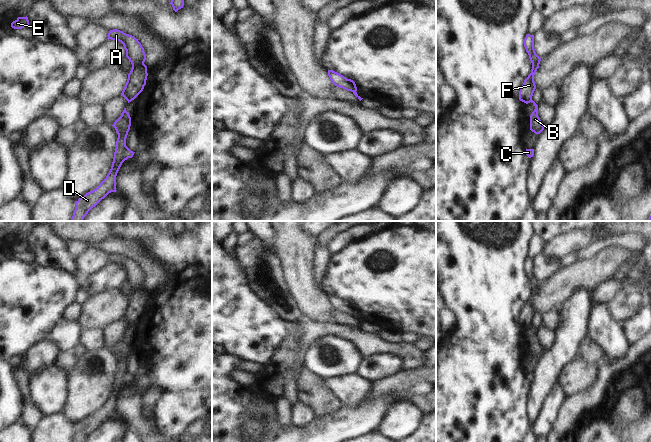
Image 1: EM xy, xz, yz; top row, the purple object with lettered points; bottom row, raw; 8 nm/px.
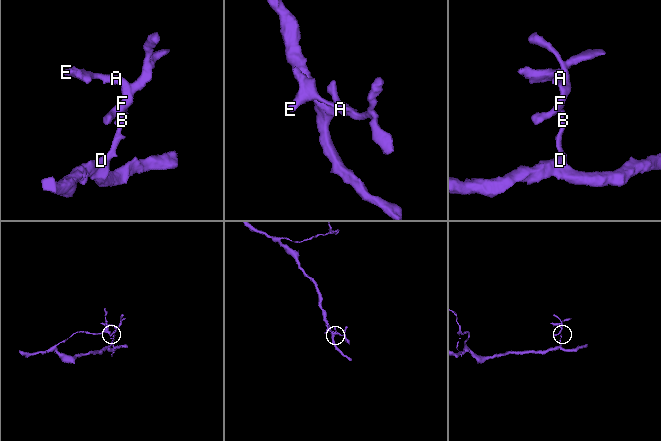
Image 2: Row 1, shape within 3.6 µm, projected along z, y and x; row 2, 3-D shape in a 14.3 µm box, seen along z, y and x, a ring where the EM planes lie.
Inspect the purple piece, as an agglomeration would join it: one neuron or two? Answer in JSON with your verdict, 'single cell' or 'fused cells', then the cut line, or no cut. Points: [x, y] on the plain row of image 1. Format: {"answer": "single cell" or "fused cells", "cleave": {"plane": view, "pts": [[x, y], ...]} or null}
{"answer": "fused cells", "cleave": {"plane": "yz", "pts": [[531, 323], [529, 325]]}}

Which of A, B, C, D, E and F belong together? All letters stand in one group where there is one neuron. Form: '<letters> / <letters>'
A E F / B C D

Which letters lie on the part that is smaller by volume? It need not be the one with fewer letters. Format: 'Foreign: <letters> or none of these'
Foreign: A, E, F

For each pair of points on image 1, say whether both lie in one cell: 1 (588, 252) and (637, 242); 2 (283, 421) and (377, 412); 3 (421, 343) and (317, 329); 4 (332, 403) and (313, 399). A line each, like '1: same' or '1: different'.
1: same
2: different
3: different
4: same

